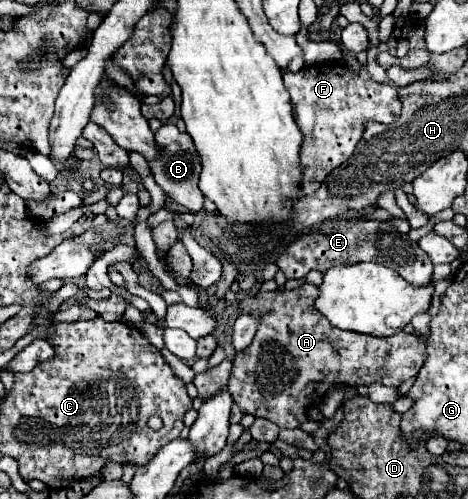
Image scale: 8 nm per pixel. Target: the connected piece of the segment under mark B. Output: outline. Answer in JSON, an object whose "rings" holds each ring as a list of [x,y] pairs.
{"rings":[[[163,124],[157,132],[155,132],[155,140],[157,144],[163,148],[163,152],[159,154],[157,160],[149,162],[149,168],[155,176],[155,182],[163,188],[163,192],[179,206],[183,206],[189,212],[199,212],[203,208],[203,194],[197,186],[199,182],[199,172],[201,172],[201,162],[199,162],[199,154],[195,150],[195,144],[191,140],[191,136],[185,132],[179,132],[175,124]]]}

